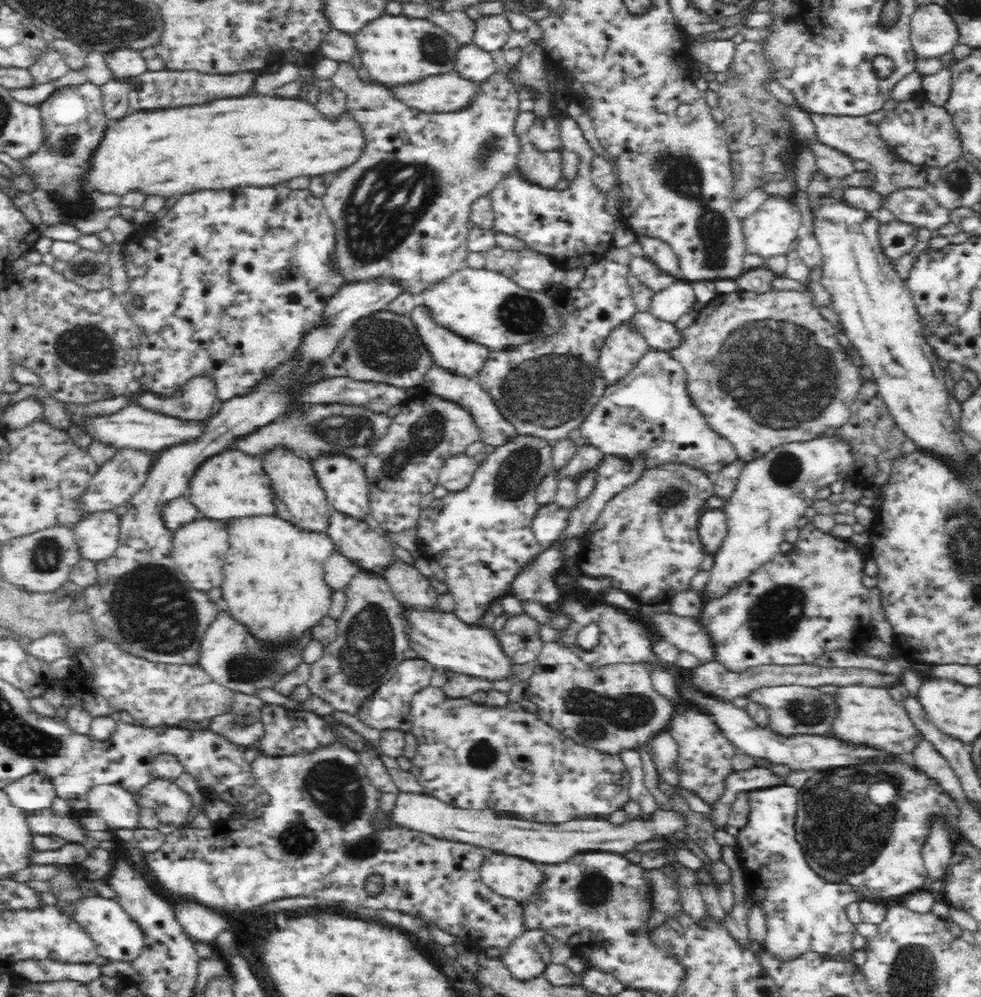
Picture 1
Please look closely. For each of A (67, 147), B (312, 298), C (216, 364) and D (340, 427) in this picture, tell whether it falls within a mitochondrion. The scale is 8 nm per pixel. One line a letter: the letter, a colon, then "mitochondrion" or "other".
A: mitochondrion
B: other
C: other
D: mitochondrion

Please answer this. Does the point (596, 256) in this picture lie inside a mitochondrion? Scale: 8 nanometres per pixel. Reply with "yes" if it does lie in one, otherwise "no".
no

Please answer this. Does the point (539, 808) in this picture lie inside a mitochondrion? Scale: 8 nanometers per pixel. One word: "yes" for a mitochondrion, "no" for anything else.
no

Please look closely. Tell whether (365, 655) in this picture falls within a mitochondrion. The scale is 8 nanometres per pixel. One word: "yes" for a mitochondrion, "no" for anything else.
yes

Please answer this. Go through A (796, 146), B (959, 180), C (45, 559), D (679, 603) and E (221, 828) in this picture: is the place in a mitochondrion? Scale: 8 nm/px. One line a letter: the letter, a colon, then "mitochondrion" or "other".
A: other
B: mitochondrion
C: mitochondrion
D: other
E: other

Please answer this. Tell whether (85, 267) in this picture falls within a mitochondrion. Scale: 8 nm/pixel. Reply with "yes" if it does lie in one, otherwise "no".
yes

